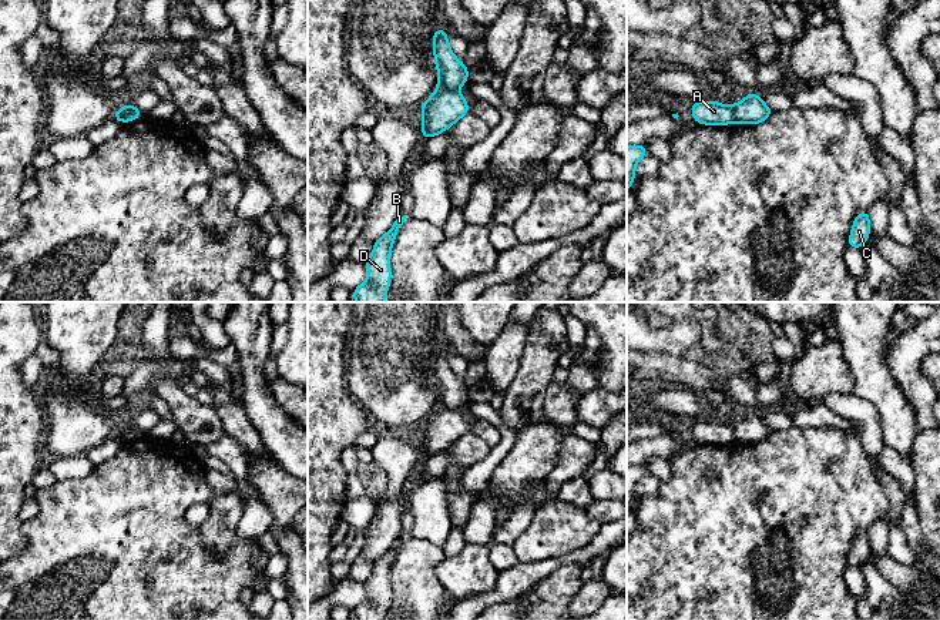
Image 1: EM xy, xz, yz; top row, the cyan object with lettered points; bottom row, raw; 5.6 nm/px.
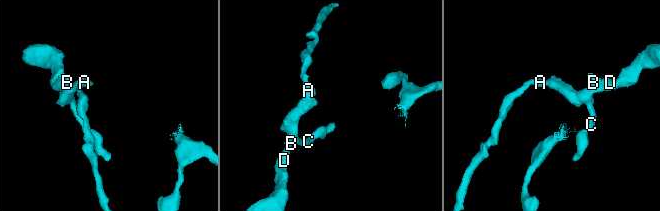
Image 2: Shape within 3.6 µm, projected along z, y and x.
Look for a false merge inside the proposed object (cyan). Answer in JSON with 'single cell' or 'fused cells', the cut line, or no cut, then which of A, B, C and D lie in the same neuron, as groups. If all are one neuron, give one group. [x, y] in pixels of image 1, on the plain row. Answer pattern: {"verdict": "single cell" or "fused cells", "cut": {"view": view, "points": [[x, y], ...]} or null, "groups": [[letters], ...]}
{"verdict": "fused cells", "cut": {"view": "xz", "points": [[437, 405], [457, 409]]}, "groups": [["A"], ["B", "C", "D"]]}

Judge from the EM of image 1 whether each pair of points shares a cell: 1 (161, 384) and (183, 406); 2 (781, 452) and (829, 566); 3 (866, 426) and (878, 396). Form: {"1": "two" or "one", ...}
{"1": "one", "2": "one", "3": "two"}

